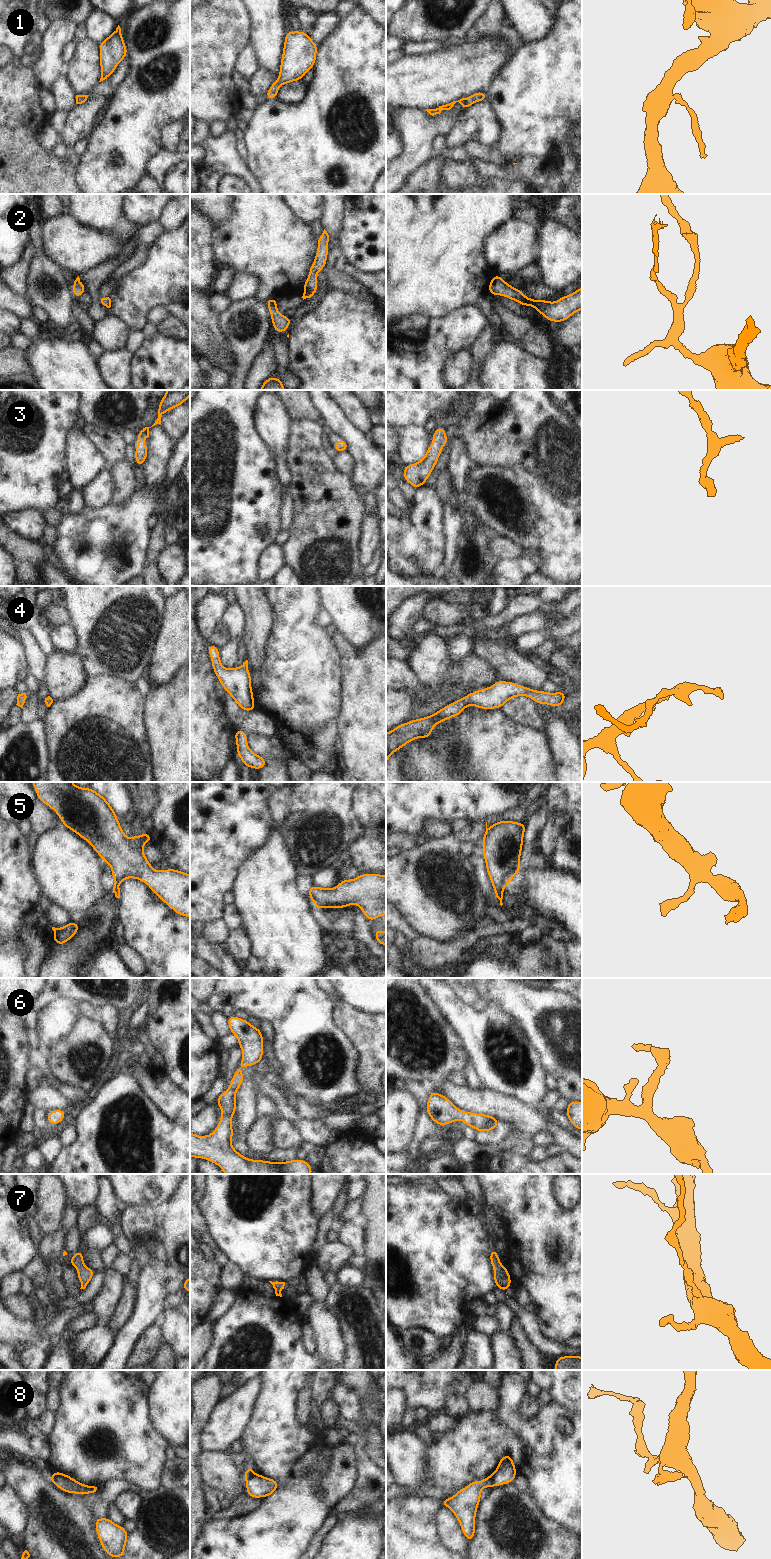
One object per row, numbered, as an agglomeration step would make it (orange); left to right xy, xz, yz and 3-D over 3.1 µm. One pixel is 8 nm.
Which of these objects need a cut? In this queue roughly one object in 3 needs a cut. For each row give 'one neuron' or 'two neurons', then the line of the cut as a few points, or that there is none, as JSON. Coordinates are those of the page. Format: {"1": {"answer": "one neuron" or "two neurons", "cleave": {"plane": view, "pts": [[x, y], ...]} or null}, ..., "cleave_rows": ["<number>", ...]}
{"1": {"answer": "one neuron", "cleave": null}, "2": {"answer": "one neuron", "cleave": null}, "3": {"answer": "one neuron", "cleave": null}, "4": {"answer": "one neuron", "cleave": null}, "5": {"answer": "one neuron", "cleave": null}, "6": {"answer": "one neuron", "cleave": null}, "7": {"answer": "one neuron", "cleave": null}, "8": {"answer": "two neurons", "cleave": {"plane": "yz", "pts": [[490, 1476], [494, 1485]]}}, "cleave_rows": ["8"]}

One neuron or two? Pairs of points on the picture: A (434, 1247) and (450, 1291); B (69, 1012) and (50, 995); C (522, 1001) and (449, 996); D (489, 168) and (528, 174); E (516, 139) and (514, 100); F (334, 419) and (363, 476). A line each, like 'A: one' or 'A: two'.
A: one
B: two
C: two
D: one
E: one
F: one

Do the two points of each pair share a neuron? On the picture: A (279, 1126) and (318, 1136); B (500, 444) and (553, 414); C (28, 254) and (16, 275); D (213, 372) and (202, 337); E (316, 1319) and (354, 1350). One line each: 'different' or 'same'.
A: different
B: same
C: same
D: different
E: different

